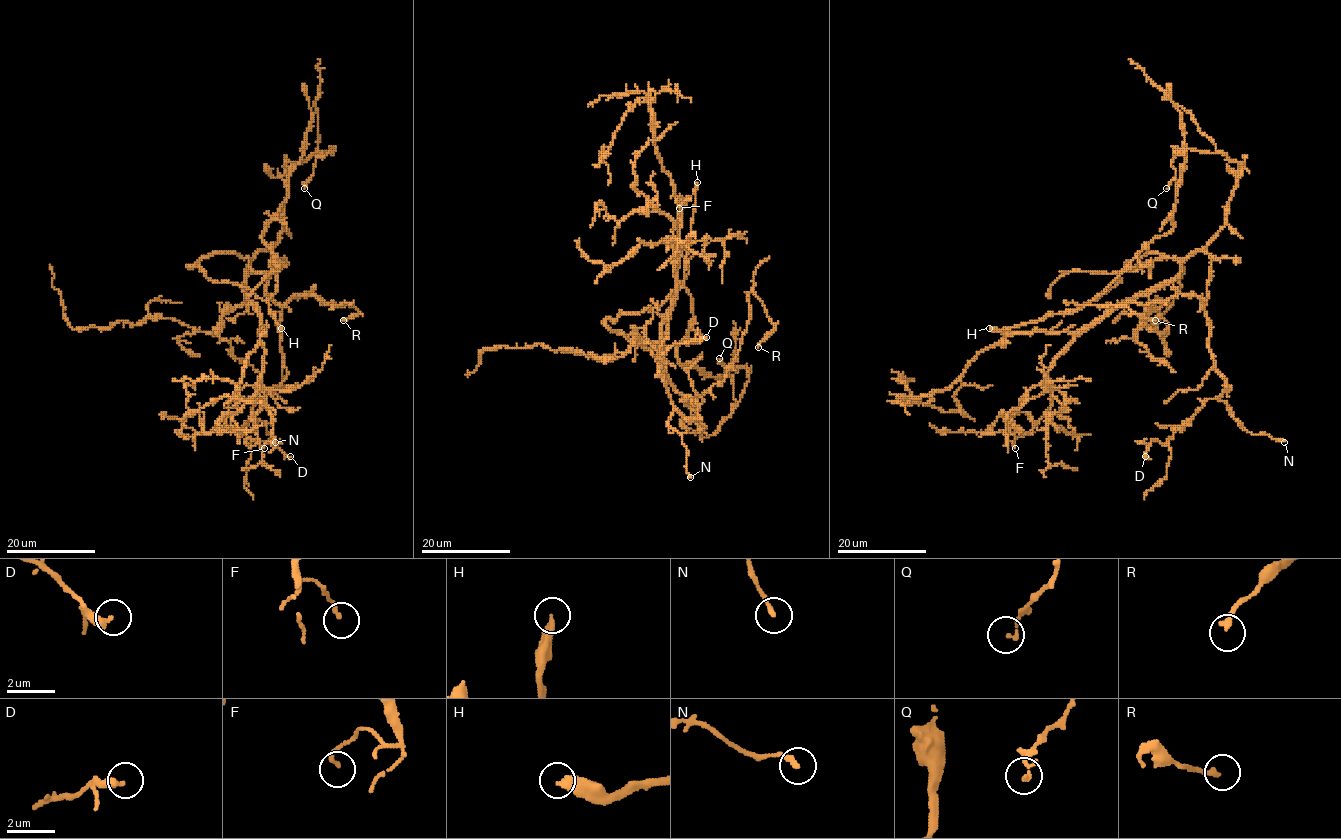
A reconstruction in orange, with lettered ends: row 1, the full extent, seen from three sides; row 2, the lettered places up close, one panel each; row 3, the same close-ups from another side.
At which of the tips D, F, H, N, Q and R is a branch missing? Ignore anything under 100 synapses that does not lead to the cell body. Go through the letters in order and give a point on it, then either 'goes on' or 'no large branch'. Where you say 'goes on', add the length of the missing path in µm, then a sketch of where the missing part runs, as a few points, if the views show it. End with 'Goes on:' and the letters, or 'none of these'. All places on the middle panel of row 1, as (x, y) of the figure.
D: (706, 337) | no large branch
F: (679, 208) | no large branch
H: (697, 182) | goes on | 100 µm
N: (690, 477) | no large branch
Q: (719, 358) | no large branch
R: (758, 347) | no large branch
Goes on: H

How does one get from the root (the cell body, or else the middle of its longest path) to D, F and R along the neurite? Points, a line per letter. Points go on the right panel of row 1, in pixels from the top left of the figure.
D: (1179, 271), (1197, 251), (1211, 257), (1208, 349), (1225, 389), (1166, 444), (1151, 440), (1145, 456)
F: (1179, 271), (1109, 309), (1056, 358), (1050, 387), (1007, 415), (1006, 444), (1015, 448)
R: (1179, 271), (1195, 252), (1209, 255), (1203, 304), (1176, 294), (1100, 305), (1155, 320)

